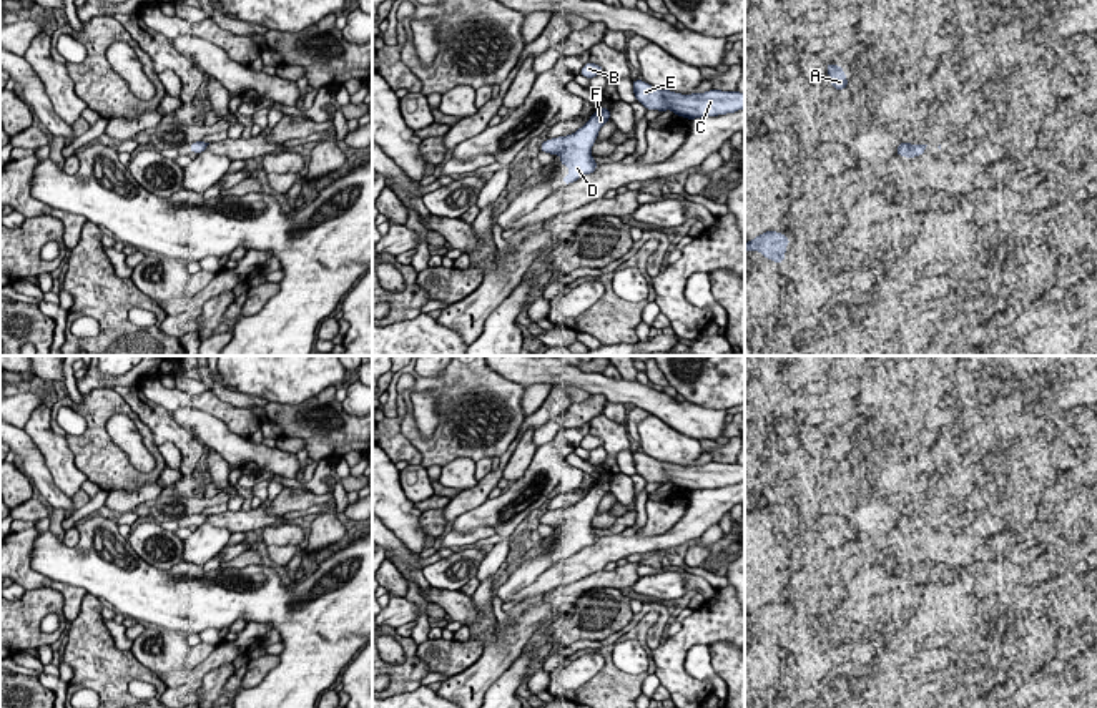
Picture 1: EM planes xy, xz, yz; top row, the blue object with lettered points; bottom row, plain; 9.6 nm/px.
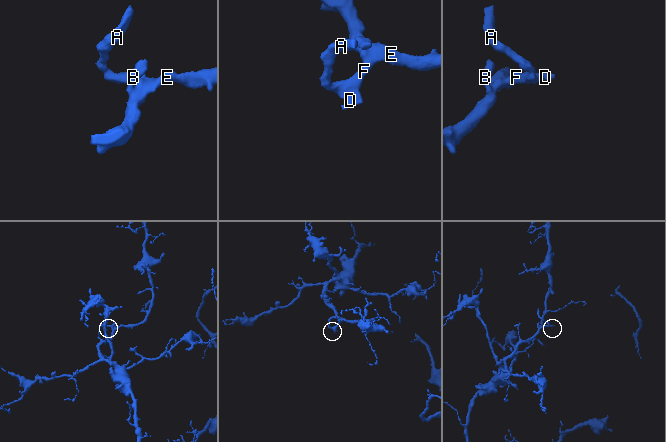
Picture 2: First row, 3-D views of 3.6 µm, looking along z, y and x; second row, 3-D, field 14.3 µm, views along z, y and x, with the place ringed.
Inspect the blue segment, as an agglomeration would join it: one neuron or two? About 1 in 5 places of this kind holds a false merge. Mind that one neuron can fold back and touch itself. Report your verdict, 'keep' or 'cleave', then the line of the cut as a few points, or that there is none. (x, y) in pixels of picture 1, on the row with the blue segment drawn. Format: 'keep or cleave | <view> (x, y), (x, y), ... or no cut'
keep | no cut

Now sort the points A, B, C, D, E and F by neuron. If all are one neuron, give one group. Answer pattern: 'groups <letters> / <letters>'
groups A B C D E F

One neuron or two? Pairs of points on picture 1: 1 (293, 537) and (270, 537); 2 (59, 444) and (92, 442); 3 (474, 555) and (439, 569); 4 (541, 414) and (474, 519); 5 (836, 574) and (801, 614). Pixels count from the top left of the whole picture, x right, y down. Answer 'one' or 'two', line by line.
1: one
2: two
3: one
4: two
5: one

